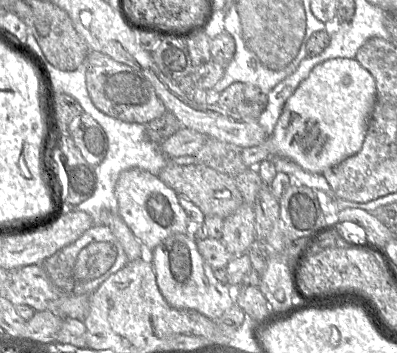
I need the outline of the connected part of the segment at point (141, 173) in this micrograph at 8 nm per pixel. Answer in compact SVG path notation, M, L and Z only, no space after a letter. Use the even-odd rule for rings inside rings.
M139 168L124 170L116 182L115 196L120 216L143 244L146 252L151 252L171 235L190 233L190 221L179 203L177 193L157 175Z

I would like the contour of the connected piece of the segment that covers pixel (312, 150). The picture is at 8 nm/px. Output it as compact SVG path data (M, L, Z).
M355 58L318 64L286 101L272 135L262 144L242 150L243 163L256 168L263 160L284 157L309 172L322 174L361 150L376 92L375 79Z

